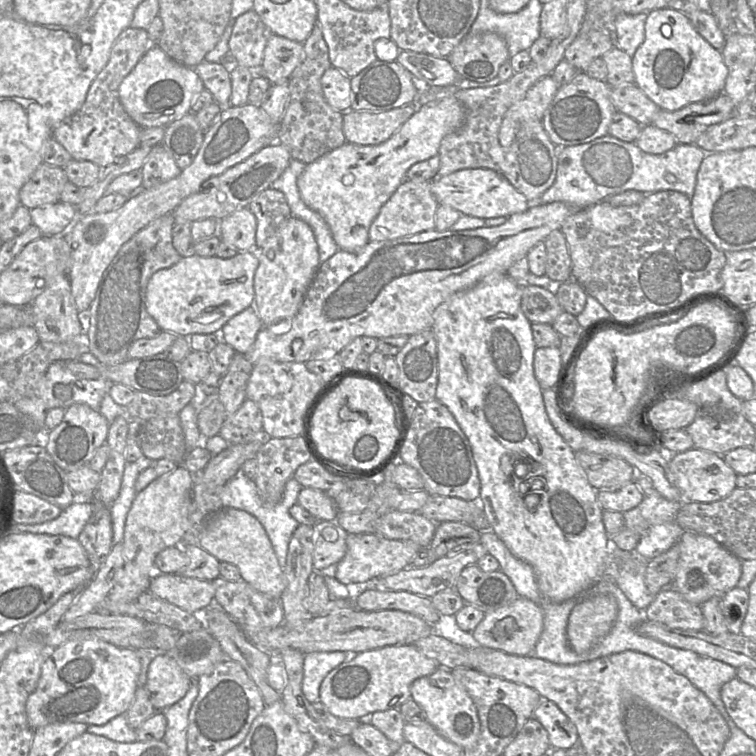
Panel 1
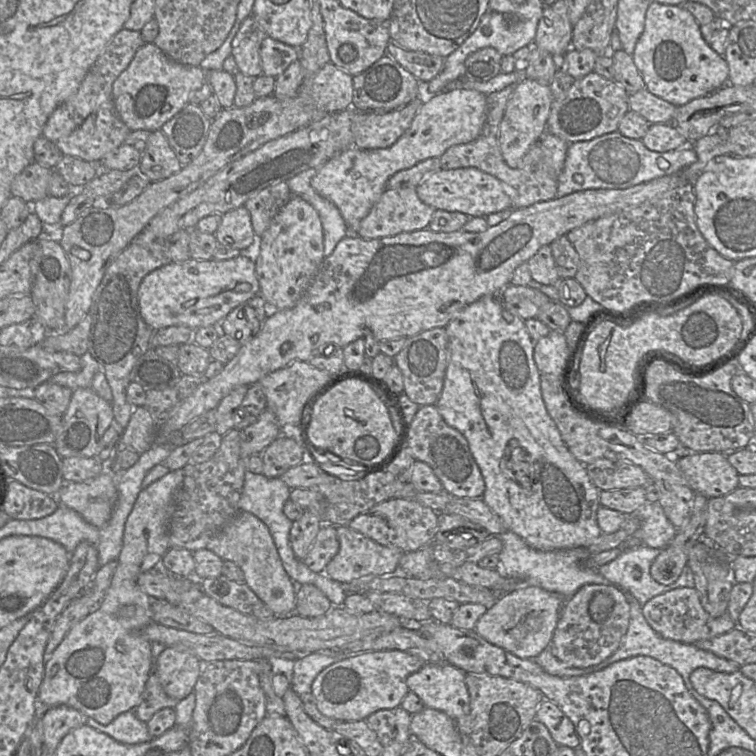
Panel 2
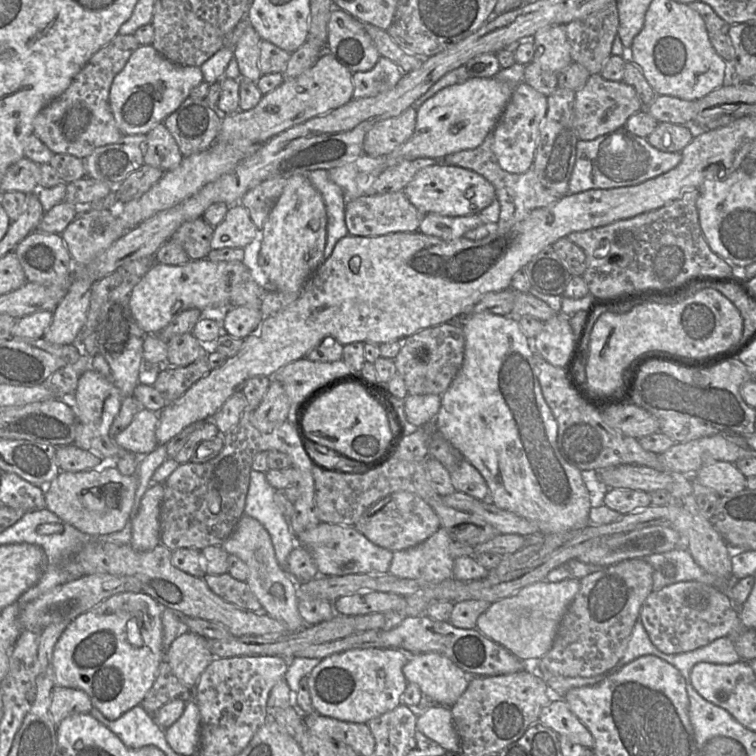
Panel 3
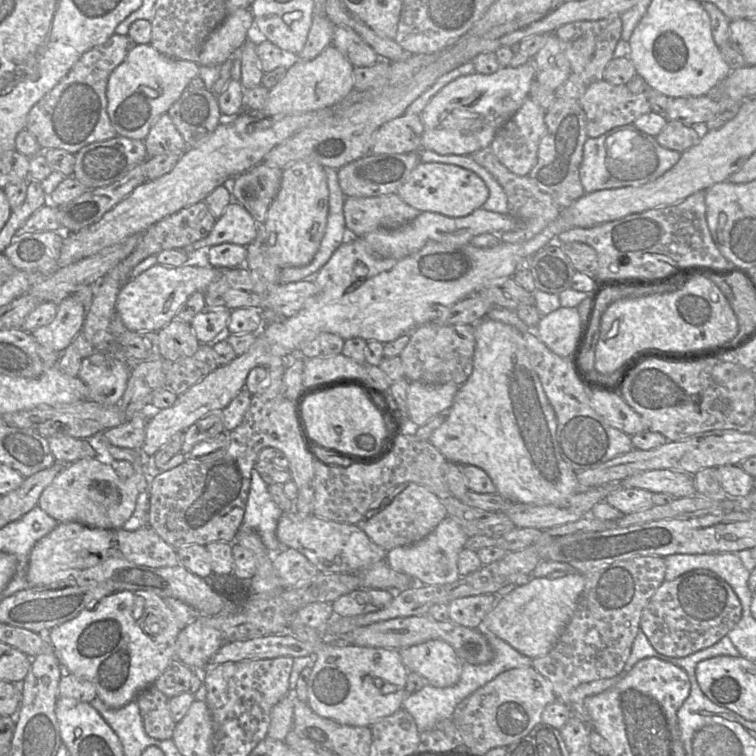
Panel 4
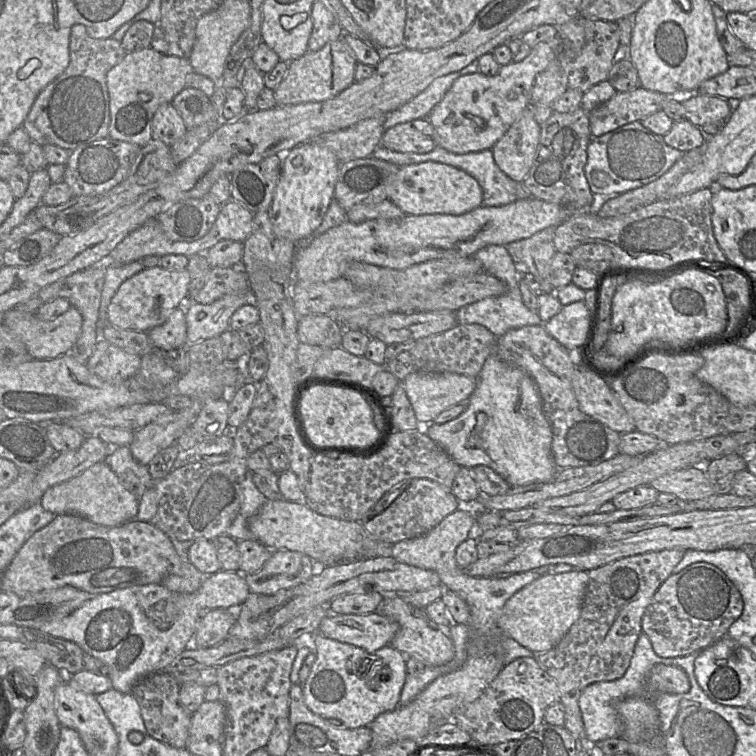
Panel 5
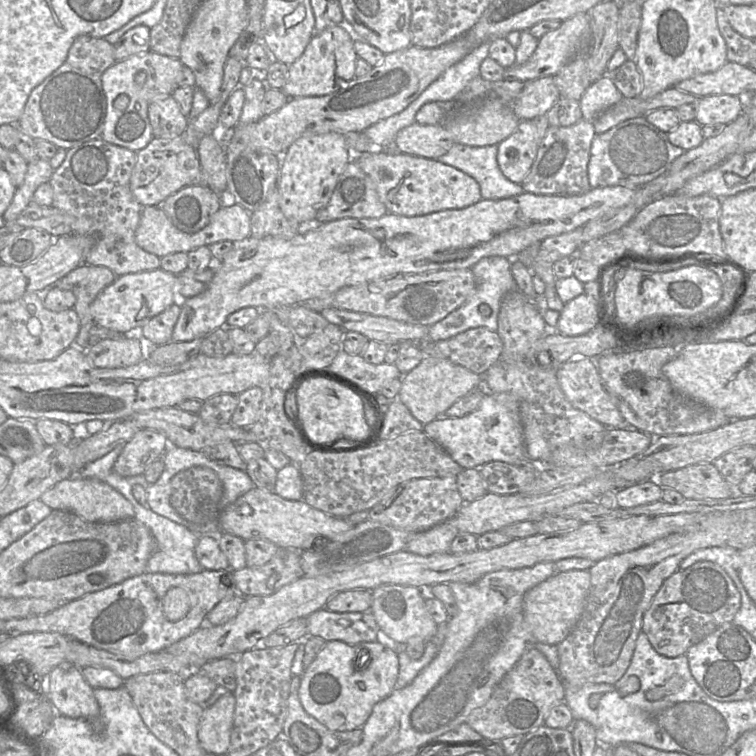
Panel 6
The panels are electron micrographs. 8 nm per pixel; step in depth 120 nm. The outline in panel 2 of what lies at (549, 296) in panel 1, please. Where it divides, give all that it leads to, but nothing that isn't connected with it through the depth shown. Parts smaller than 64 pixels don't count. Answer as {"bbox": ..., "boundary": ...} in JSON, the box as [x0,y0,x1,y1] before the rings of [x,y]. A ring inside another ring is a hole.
{"bbox":[500,284,551,320],"boundary":[[[511,284],[501,291],[500,297],[504,307],[523,320],[536,318],[540,308],[551,301],[537,289]]]}

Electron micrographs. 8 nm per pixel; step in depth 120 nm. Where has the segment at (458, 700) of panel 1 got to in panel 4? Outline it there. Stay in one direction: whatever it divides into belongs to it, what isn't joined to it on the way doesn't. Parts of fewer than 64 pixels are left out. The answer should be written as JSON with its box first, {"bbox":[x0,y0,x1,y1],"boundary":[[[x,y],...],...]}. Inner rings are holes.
{"bbox":[398,640,463,687],"boundary":[[[429,640],[398,651],[407,670],[418,673],[428,684],[434,687],[449,687],[456,684],[460,679],[463,661],[458,657],[452,646],[445,641]]]}

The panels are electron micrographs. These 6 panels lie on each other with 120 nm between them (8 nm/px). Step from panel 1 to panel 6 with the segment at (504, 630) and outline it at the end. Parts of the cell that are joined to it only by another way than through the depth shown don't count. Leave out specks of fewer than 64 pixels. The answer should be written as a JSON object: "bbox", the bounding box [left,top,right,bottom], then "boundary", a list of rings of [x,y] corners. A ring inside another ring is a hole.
{"bbox":[523,570,590,645],"boundary":[[[589,570],[556,572],[549,579],[527,591],[523,598],[523,616],[531,639],[535,642],[557,645],[578,623],[585,608],[590,588]]]}

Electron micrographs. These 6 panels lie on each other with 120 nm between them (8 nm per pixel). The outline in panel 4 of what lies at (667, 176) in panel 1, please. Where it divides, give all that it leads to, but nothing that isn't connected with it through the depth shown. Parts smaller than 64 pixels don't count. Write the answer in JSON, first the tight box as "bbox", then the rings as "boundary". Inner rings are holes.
{"bbox":[579,123,680,193],"boundary":[[[633,123],[624,125],[597,138],[587,138],[579,169],[581,184],[585,193],[640,186],[663,175],[679,161],[680,156],[680,152],[662,147],[655,137],[642,132]]]}

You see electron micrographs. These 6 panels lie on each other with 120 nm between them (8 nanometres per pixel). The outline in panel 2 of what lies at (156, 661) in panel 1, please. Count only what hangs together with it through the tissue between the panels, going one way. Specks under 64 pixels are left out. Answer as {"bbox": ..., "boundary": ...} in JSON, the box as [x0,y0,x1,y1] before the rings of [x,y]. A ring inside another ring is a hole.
{"bbox":[156,647,204,700],"boundary":[[[166,647],[156,663],[156,674],[166,694],[177,700],[195,687],[204,663],[185,648]]]}

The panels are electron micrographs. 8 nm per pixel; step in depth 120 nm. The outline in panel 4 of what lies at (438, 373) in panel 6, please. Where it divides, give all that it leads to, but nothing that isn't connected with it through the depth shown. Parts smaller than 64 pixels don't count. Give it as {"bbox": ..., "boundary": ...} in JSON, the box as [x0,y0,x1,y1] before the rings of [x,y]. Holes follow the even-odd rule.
{"bbox":[407,382,459,426],"boundary":[[[409,382],[407,388],[408,419],[422,426],[451,407],[459,386],[454,383],[426,384]]]}

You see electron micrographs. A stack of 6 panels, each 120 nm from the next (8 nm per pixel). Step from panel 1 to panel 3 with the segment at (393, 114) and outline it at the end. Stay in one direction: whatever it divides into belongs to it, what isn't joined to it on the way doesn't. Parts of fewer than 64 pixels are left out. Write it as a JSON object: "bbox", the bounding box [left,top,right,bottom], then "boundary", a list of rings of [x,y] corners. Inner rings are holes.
{"bbox":[363,106,417,157],"boundary":[[[414,106],[400,115],[377,122],[365,135],[363,153],[371,157],[391,153],[413,135],[417,118]]]}

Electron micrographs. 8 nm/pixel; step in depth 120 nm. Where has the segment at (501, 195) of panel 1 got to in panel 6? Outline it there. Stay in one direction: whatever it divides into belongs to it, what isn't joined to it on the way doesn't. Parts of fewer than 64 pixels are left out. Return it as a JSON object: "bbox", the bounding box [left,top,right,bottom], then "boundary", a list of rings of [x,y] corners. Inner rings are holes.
{"bbox":[352,149,482,217],"boundary":[[[374,149],[361,154],[352,153],[352,160],[355,160],[372,180],[379,199],[386,206],[388,213],[407,217],[423,216],[442,210],[463,209],[482,199],[480,186],[475,179],[452,166],[439,162],[437,159],[390,152],[386,149]]]}

